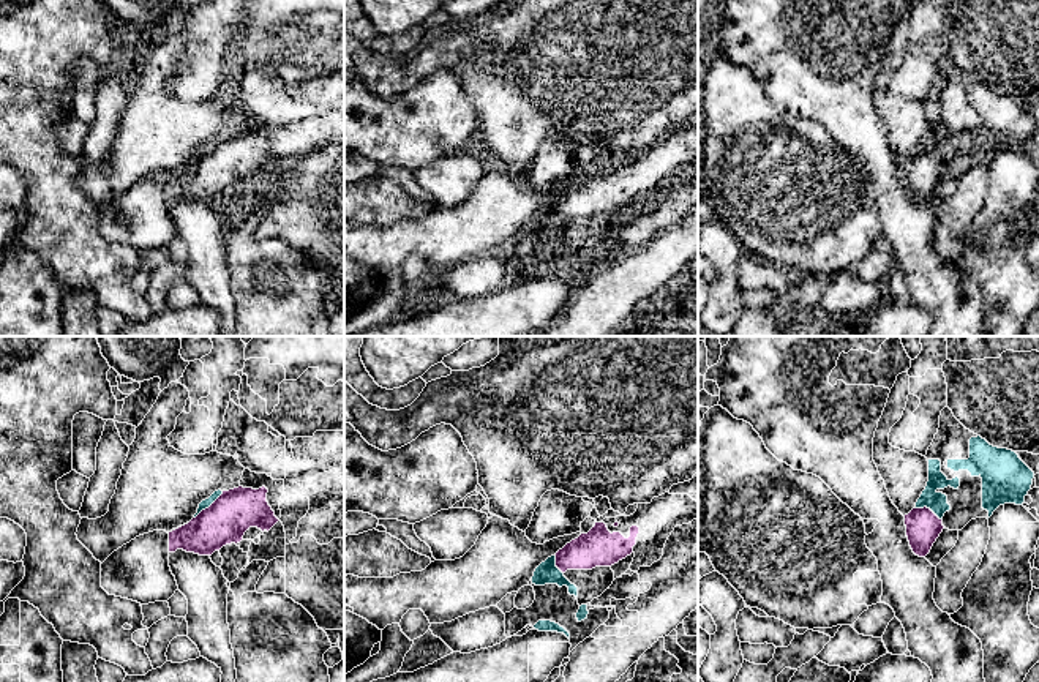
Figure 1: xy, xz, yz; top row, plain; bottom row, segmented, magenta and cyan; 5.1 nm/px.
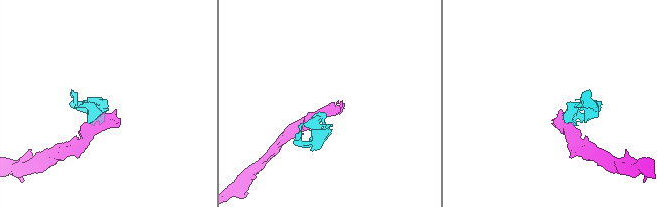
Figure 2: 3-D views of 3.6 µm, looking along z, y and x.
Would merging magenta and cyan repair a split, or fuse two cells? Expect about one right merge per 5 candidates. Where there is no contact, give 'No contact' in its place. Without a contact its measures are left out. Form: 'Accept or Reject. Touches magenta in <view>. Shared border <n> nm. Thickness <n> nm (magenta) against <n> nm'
Reject. Touches magenta in xy. Shared border 200 nm. Thickness 220 nm (magenta) against 50 nm

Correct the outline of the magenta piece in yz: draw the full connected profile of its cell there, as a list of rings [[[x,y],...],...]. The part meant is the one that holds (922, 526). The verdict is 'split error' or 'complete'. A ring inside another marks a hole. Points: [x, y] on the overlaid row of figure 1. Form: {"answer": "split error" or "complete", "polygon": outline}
{"answer": "complete", "polygon": [[[913,508],[905,515],[906,537],[913,553],[925,557],[940,534],[943,532],[943,519],[940,519],[930,508]]]}

